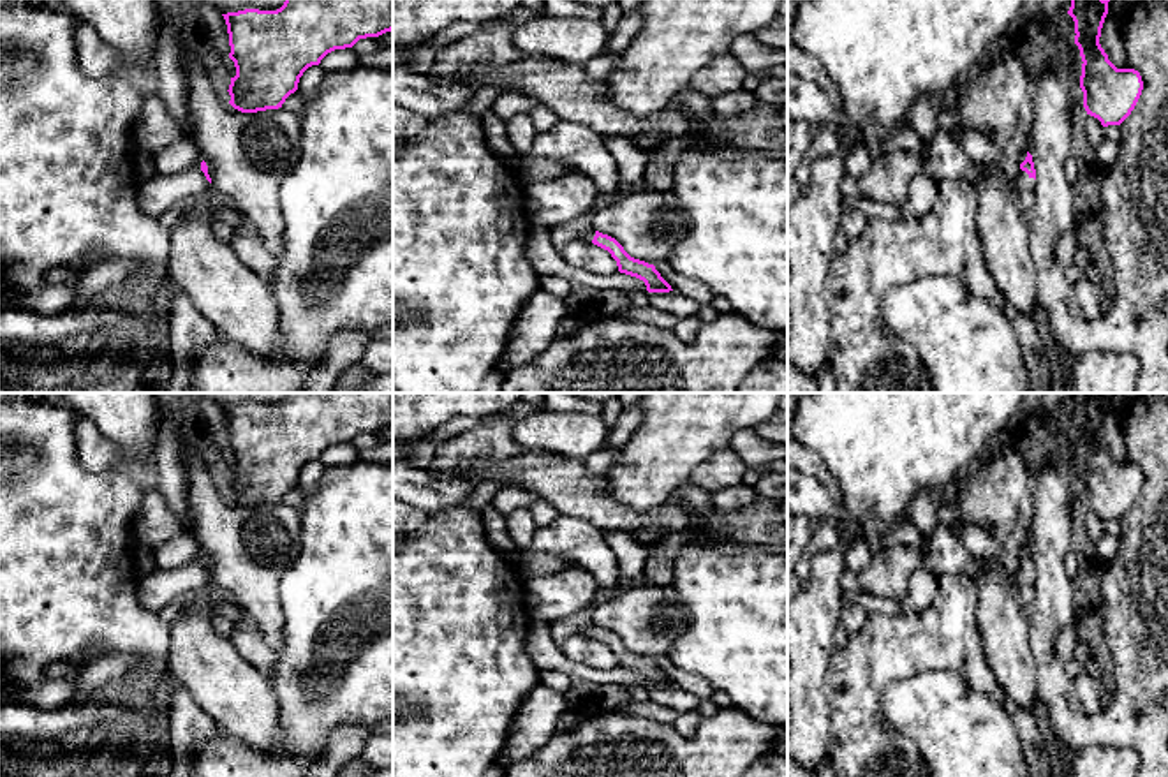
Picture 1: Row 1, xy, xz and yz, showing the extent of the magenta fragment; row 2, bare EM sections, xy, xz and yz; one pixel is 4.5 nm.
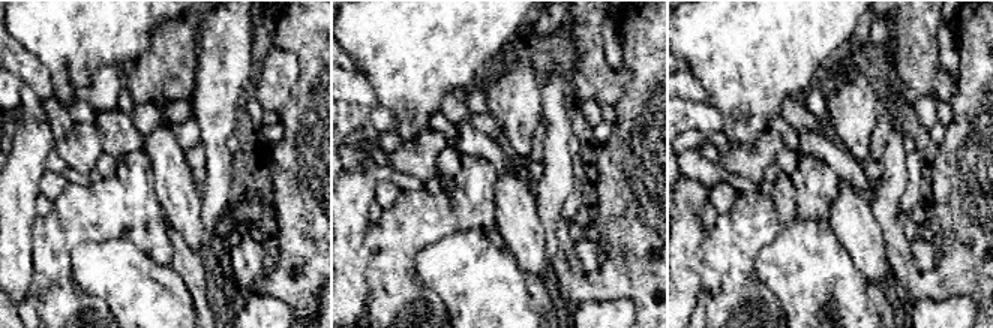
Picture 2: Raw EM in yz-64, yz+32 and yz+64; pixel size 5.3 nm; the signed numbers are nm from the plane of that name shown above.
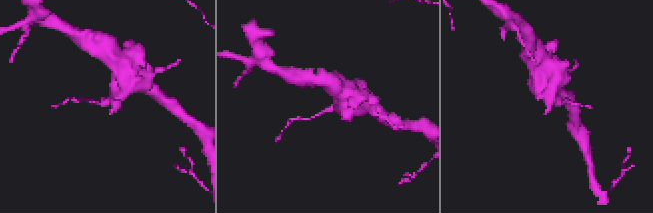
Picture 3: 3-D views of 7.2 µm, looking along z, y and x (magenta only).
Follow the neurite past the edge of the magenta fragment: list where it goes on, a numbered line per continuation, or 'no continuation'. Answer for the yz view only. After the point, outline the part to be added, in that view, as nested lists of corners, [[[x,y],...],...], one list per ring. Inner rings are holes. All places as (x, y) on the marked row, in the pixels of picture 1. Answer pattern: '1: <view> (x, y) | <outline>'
1: yz (1024, 187) | [[[1020,169],[1020,174],[1016,176],[1016,180],[1013,181],[1018,206],[1024,215],[1027,215],[1034,206],[1034,183],[1036,183],[1036,180],[1031,178],[1022,169]]]

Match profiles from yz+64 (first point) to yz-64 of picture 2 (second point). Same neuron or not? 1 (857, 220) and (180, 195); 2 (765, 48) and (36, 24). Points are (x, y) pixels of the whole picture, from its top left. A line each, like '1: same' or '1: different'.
1: same
2: same

